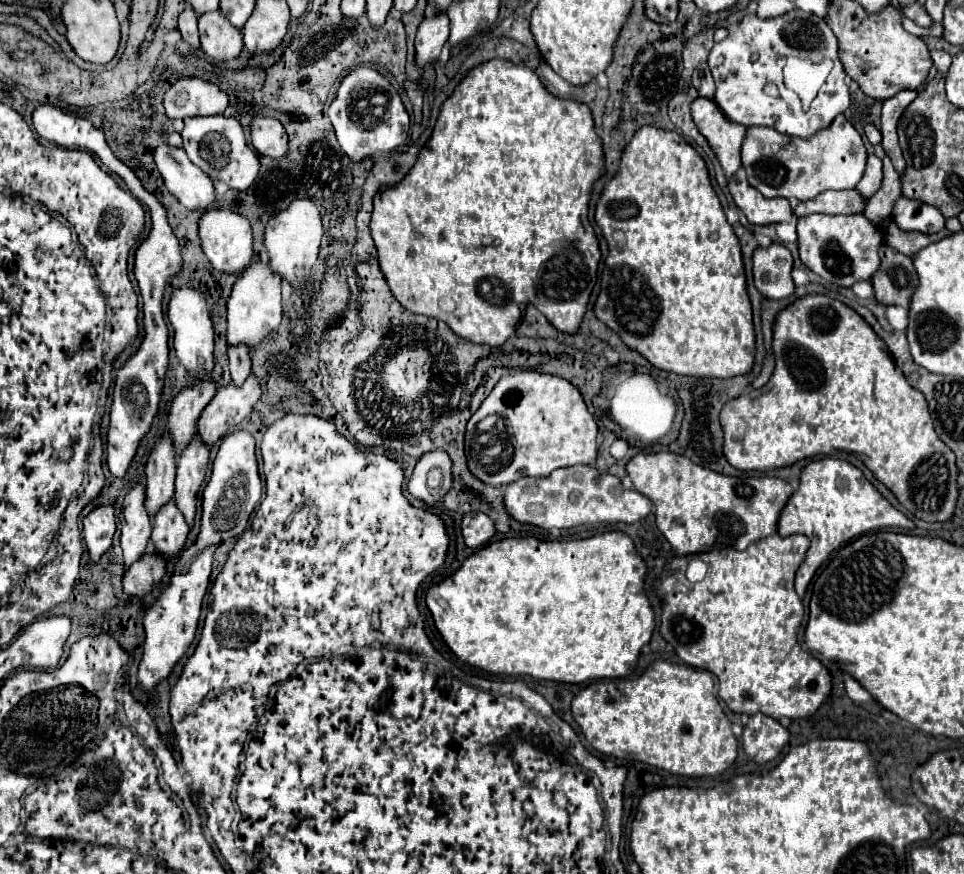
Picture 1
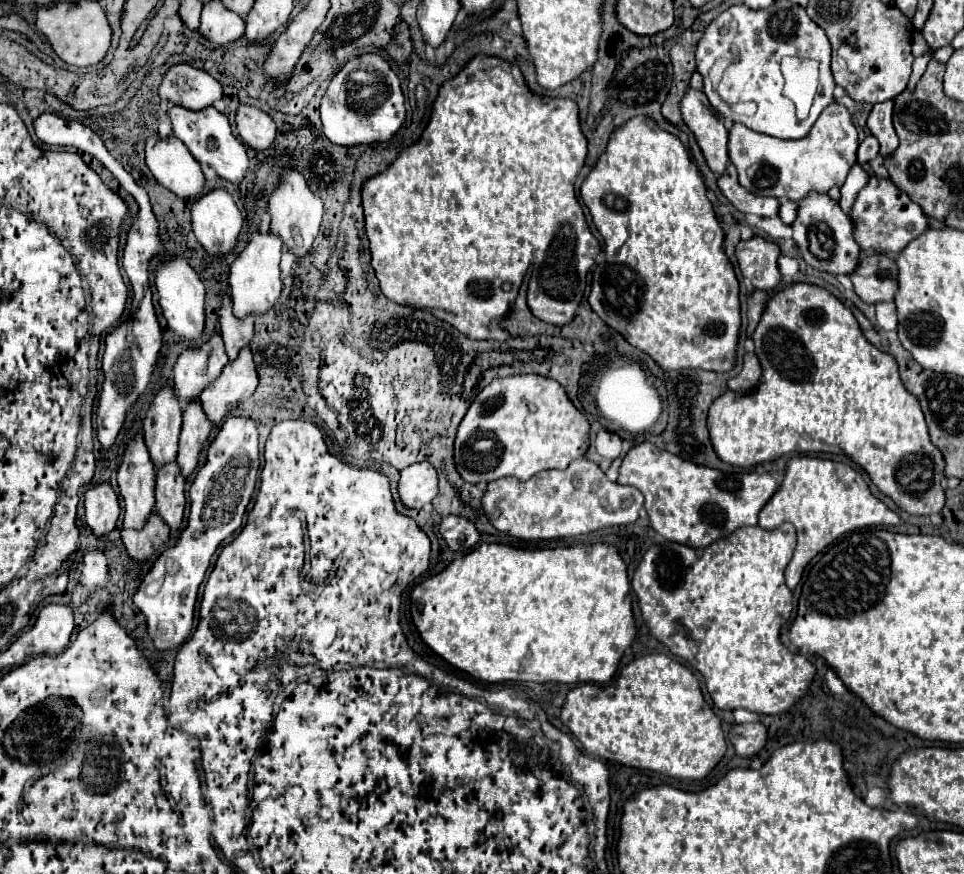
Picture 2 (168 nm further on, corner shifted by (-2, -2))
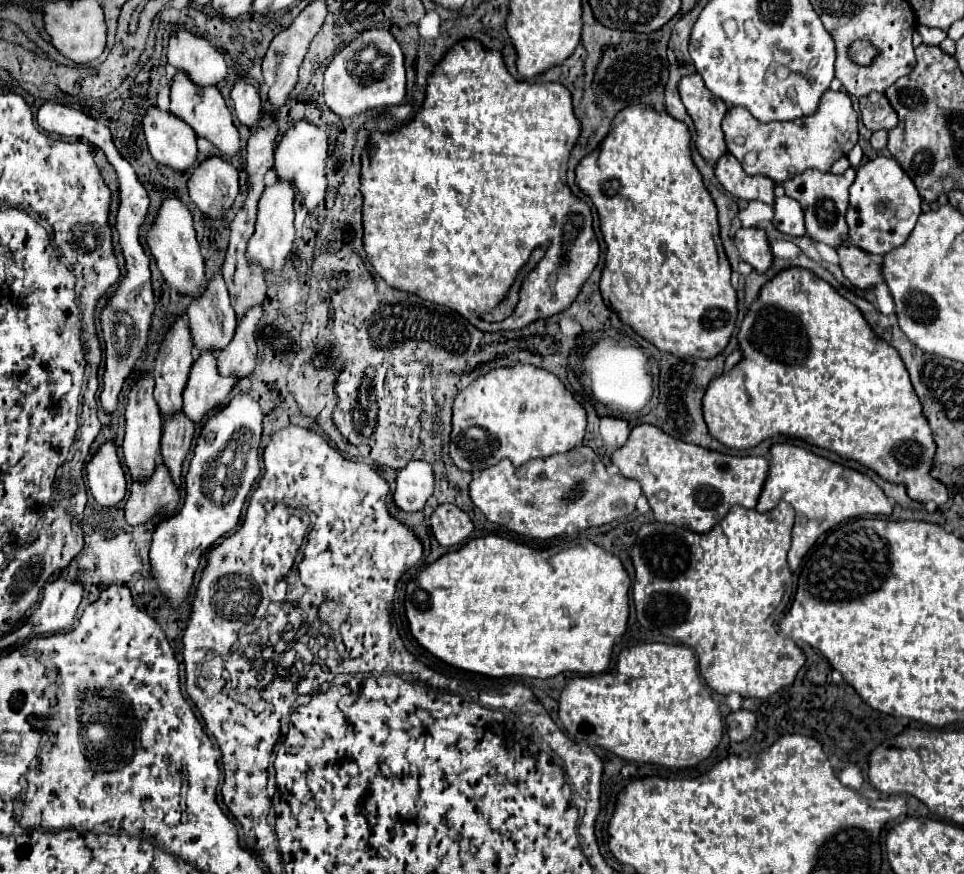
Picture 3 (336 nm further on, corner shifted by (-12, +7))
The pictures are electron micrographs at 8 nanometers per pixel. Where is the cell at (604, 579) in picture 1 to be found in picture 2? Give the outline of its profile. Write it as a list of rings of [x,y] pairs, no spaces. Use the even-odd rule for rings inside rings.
[[[479,544],[473,552],[455,558],[445,570],[439,574],[429,576],[411,592],[411,620],[421,636],[421,640],[443,660],[447,660],[451,666],[471,674],[477,680],[483,682],[561,682],[561,684],[583,684],[583,682],[595,682],[595,684],[607,684],[617,664],[629,648],[629,644],[635,638],[635,624],[633,624],[633,612],[631,612],[631,584],[627,576],[627,566],[617,554],[617,550],[611,544],[581,544],[573,548],[545,548],[545,550],[523,550],[523,548],[511,548],[503,544]]]

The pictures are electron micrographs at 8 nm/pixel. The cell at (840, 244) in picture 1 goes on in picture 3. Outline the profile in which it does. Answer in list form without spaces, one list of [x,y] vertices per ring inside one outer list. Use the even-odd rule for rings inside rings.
[[[809,169],[783,183],[787,197],[793,197],[795,201],[801,203],[805,213],[805,229],[813,241],[825,243],[833,249],[839,249],[847,241],[849,231],[847,231],[845,213],[849,209],[849,187],[853,181],[855,181],[855,169],[847,169],[843,175]]]

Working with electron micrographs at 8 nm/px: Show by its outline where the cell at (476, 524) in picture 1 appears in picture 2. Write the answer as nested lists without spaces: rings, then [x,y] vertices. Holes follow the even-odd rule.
[[[445,516],[439,524],[439,532],[453,552],[467,552],[479,540],[479,532],[475,530],[473,522],[463,516]]]

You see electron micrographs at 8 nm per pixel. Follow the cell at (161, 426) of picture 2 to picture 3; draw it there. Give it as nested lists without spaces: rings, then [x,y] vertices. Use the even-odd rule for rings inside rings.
[[[183,317],[177,319],[177,323],[173,325],[173,329],[167,333],[167,339],[161,343],[159,355],[157,355],[157,363],[155,363],[155,401],[159,405],[159,411],[163,417],[169,415],[177,415],[183,409],[183,391],[189,379],[189,371],[193,365],[195,357],[193,357],[193,341],[191,341],[191,333],[189,333],[189,325]]]

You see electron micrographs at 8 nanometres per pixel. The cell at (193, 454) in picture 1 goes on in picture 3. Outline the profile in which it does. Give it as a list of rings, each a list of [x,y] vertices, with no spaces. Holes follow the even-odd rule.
[[[203,353],[195,359],[189,383],[183,393],[183,413],[199,425],[205,415],[227,401],[235,385],[233,377],[219,377],[215,367],[215,353]]]

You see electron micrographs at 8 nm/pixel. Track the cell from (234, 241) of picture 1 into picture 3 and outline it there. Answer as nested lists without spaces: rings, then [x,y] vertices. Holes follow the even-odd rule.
[[[209,157],[191,173],[189,195],[205,217],[223,221],[239,195],[237,169],[221,157]]]

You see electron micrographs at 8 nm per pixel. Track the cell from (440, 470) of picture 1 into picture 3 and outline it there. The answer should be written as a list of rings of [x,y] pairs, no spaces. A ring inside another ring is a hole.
[[[409,461],[397,473],[393,501],[399,509],[407,513],[421,511],[433,489],[435,489],[433,465],[427,461]]]

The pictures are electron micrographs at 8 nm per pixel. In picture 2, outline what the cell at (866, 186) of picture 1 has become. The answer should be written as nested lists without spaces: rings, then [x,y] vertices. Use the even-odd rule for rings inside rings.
[[[853,164],[853,168],[847,174],[847,180],[841,188],[841,198],[839,198],[839,206],[843,208],[843,212],[847,212],[851,208],[851,202],[855,200],[855,194],[863,188],[863,182],[867,182],[869,172],[865,172],[861,168],[861,164]]]

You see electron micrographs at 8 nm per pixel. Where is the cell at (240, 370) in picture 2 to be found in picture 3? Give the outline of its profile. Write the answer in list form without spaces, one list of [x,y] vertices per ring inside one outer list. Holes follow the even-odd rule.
[[[253,307],[237,323],[237,333],[233,341],[217,355],[217,373],[221,373],[223,377],[231,375],[235,381],[241,381],[253,373],[257,361],[255,333],[259,319],[261,307]]]

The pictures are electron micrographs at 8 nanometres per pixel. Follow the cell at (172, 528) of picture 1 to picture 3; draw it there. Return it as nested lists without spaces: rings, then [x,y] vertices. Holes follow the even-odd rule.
[[[183,413],[175,417],[165,417],[163,437],[161,437],[161,457],[177,487],[181,487],[183,483],[181,481],[183,463],[191,453],[193,433],[195,433],[195,427]]]

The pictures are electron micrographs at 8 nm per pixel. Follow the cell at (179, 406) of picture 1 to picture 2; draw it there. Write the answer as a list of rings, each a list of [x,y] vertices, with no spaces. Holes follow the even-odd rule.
[[[215,330],[207,342],[183,350],[173,368],[177,396],[183,402],[197,398],[203,392],[203,386],[213,382],[227,362],[229,358],[219,330]]]

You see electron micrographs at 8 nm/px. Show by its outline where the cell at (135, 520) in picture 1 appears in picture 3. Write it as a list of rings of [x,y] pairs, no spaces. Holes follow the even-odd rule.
[[[145,375],[131,387],[129,403],[125,409],[123,453],[125,453],[125,463],[129,467],[129,473],[131,473],[133,481],[137,481],[137,483],[145,483],[149,479],[149,475],[155,473],[157,459],[161,457],[161,451],[159,451],[161,427],[163,427],[163,419],[161,419],[155,399],[153,399],[153,379],[149,375]]]

